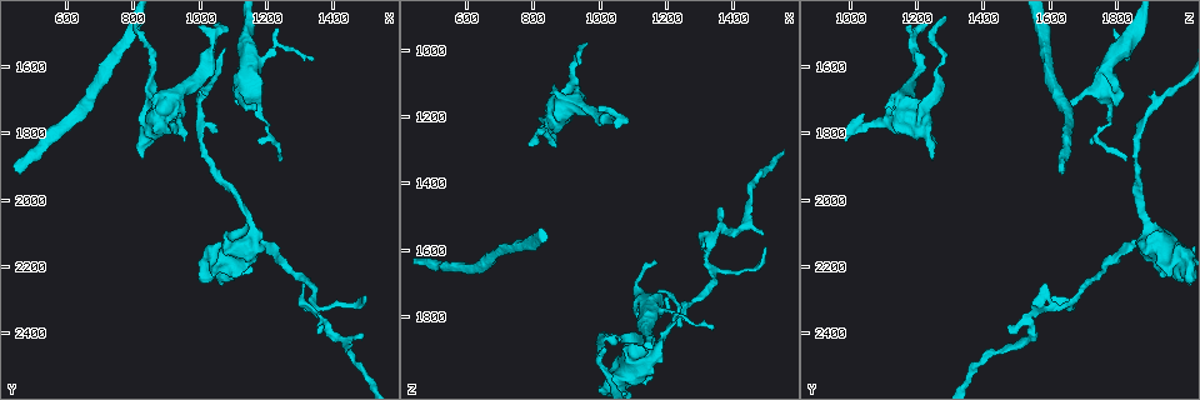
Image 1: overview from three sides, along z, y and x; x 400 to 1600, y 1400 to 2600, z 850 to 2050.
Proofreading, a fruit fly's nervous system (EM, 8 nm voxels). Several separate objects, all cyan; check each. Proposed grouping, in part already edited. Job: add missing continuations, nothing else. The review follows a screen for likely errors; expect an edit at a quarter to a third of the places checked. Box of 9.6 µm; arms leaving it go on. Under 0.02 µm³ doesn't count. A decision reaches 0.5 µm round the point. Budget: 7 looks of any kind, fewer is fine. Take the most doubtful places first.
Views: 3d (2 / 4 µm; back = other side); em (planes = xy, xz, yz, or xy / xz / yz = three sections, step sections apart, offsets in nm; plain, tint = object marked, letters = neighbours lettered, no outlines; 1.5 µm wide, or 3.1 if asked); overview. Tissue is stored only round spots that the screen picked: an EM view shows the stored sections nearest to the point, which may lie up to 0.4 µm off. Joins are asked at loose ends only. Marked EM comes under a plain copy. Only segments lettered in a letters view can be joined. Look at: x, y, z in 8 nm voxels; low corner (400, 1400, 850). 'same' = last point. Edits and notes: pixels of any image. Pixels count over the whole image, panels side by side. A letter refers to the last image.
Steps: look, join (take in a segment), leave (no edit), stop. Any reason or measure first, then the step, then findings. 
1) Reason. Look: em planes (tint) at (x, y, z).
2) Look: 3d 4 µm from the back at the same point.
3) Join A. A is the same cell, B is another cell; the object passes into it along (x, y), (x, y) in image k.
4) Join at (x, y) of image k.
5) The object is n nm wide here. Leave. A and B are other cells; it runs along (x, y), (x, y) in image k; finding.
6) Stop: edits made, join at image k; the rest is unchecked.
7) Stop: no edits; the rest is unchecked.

Tapers out. Look: 3d 4 µm at (1160, 1710, 1640).

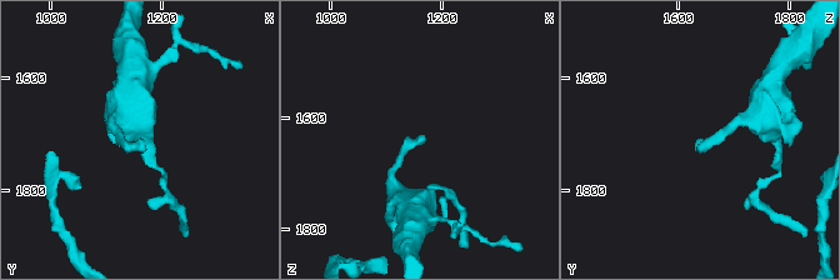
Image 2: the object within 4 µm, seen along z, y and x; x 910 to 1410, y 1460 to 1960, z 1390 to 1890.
Shape alone is not enough. Look: em yz step 4 (letters) at (1165, 1710, 1635).

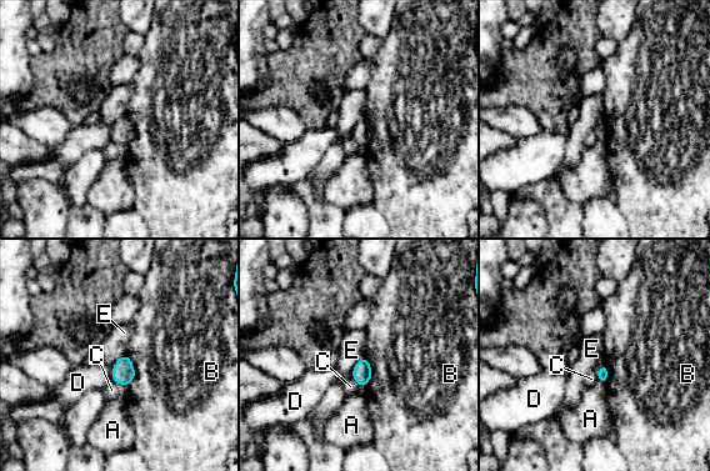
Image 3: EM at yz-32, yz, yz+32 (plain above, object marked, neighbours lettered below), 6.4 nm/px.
Leave. A, B, C, D and E are other cells; a border runs along (364, 356), (350, 372) in image 3; no lettered segment goes on from it.

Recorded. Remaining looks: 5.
Look: em yz step 4 (tint) at (1480, 2400, 1550).

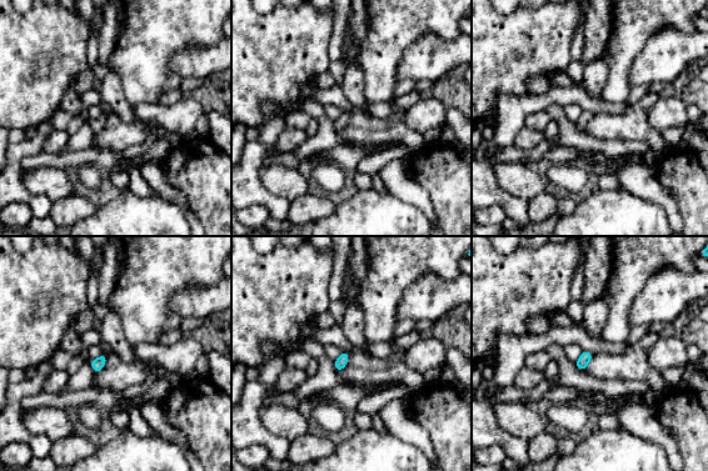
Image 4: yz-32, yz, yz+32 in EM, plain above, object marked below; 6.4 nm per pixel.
Cut it another way. Look: em planes (letters) at the same point.

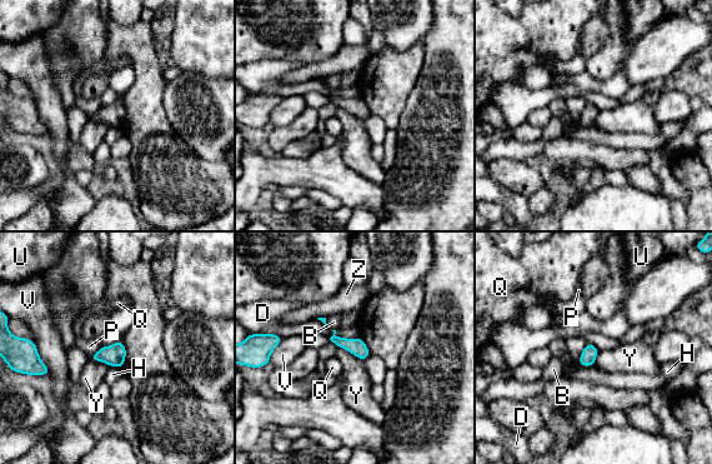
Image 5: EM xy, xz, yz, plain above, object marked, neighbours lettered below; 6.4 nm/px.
The object is 100 nm wide here; the longest contact is with V, 260 nm. Leave. B, D, H, P, Q, U, V, Y and Z are other cells; no lettered segment goes on from it.

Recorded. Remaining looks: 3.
Branch stops here. Look: em yz step 4 (letters) at (1230, 1880, 1820).

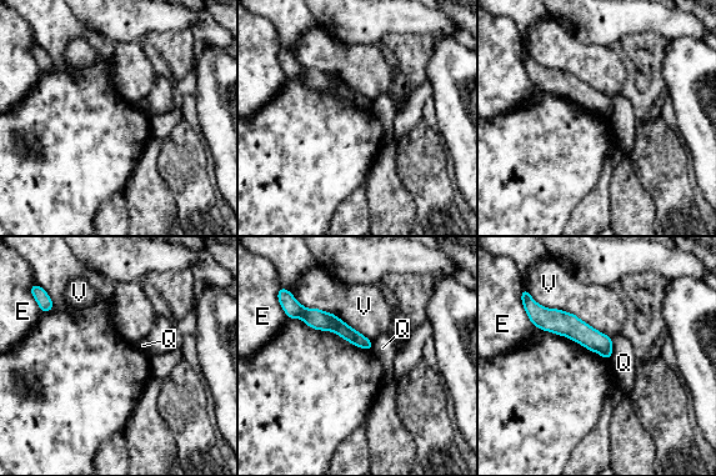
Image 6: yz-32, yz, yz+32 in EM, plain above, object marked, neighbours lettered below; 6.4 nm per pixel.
The object is 90 nm wide here; the longest contact is with V, 600 nm. Leave. E, Q and V are other cells; none of them fits.

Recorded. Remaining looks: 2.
Stop: no edits; the rest is unchecked.

